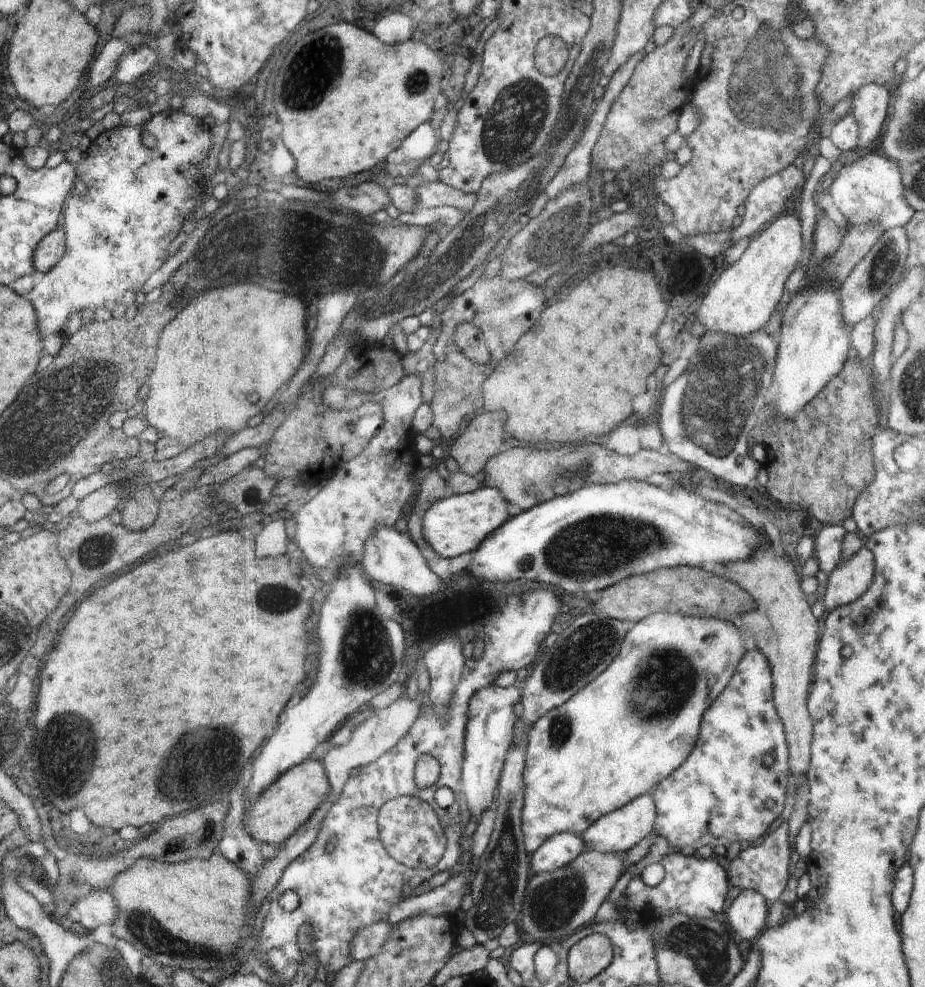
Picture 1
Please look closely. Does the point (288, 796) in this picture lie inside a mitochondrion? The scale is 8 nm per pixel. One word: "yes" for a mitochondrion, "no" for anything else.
no

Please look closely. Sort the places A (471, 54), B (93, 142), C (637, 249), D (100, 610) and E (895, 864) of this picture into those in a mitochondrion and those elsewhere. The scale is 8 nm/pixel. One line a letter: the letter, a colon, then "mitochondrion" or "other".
A: other
B: other
C: other
D: other
E: other

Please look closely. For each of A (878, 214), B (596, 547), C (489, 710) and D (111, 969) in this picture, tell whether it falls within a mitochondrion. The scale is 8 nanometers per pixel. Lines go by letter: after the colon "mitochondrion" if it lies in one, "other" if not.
A: other
B: mitochondrion
C: other
D: mitochondrion

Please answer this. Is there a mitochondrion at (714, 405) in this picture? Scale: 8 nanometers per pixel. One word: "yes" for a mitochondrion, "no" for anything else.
yes

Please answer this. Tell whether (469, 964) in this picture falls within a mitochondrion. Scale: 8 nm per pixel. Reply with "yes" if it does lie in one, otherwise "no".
no

